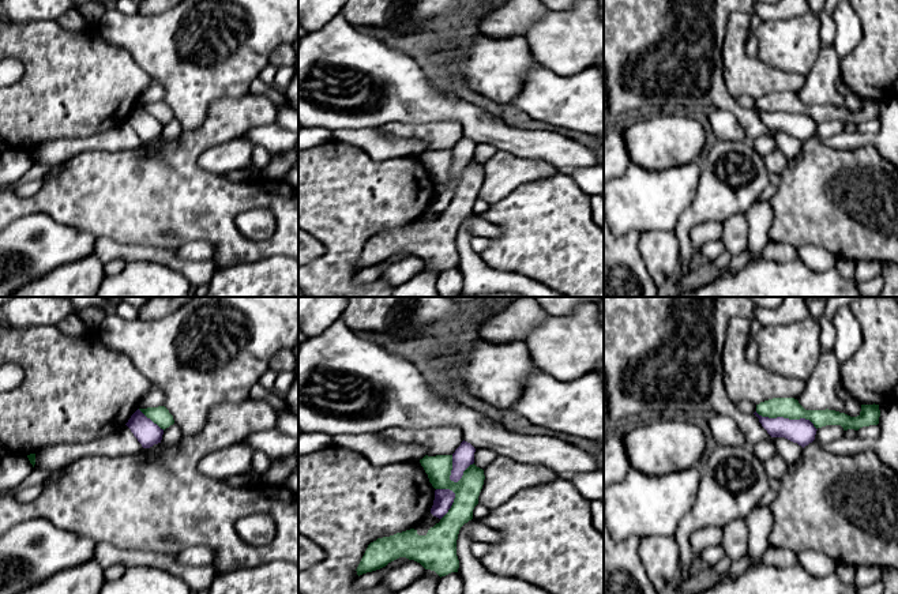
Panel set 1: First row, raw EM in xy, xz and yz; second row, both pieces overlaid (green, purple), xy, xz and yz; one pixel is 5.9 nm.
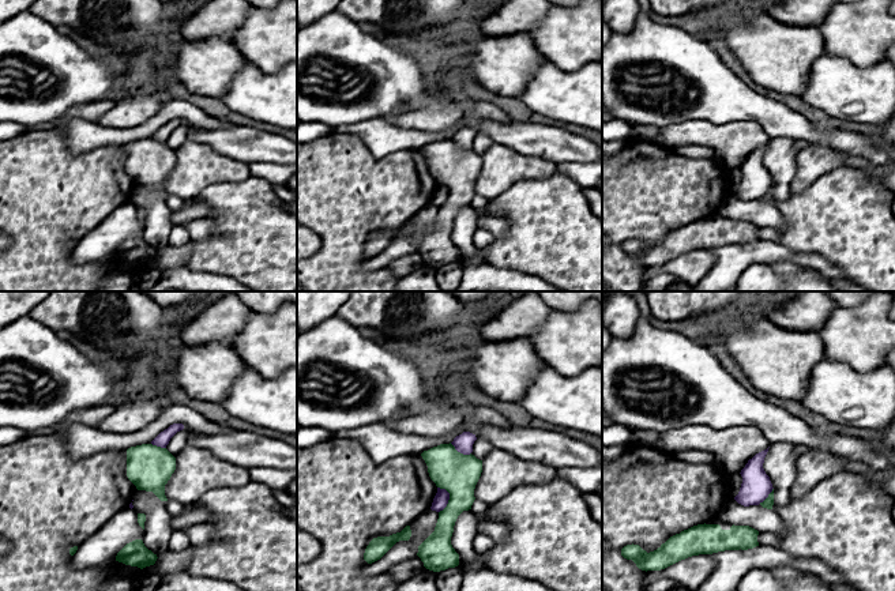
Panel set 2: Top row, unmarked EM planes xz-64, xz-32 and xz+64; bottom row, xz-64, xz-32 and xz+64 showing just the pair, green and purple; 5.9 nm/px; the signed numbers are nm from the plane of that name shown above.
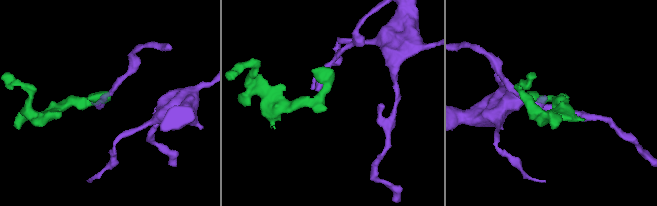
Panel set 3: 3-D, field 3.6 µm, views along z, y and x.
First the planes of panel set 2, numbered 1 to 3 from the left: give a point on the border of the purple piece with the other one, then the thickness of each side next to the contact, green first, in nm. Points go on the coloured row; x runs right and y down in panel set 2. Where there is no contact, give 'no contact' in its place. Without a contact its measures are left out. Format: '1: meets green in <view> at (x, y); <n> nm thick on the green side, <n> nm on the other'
1: meets green in xz-64 at (158, 447); 280 nm thick on the green side, 80 nm on the other
2: meets green in xz-32 at (450, 497); 240 nm thick on the green side, 90 nm on the other
3: meets green in xz+64 at (768, 496); 60 nm thick on the green side, 170 nm on the other

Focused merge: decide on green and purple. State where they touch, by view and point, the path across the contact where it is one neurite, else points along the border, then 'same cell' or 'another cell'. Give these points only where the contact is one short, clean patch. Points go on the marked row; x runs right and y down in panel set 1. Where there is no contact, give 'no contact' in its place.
contact yz (786, 417); border yz (755, 412), (769, 417), (807, 418), (816, 429); another cell

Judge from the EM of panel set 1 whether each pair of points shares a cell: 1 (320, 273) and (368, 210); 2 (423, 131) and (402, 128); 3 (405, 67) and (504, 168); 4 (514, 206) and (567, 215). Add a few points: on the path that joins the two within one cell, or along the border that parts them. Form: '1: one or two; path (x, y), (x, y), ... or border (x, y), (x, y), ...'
1: one; path (333, 258), (344, 245), (344, 235), (353, 225)
2: one; path (417, 131), (408, 131)
3: two; border (498, 149), (529, 158)
4: one; path (528, 215), (553, 215)

